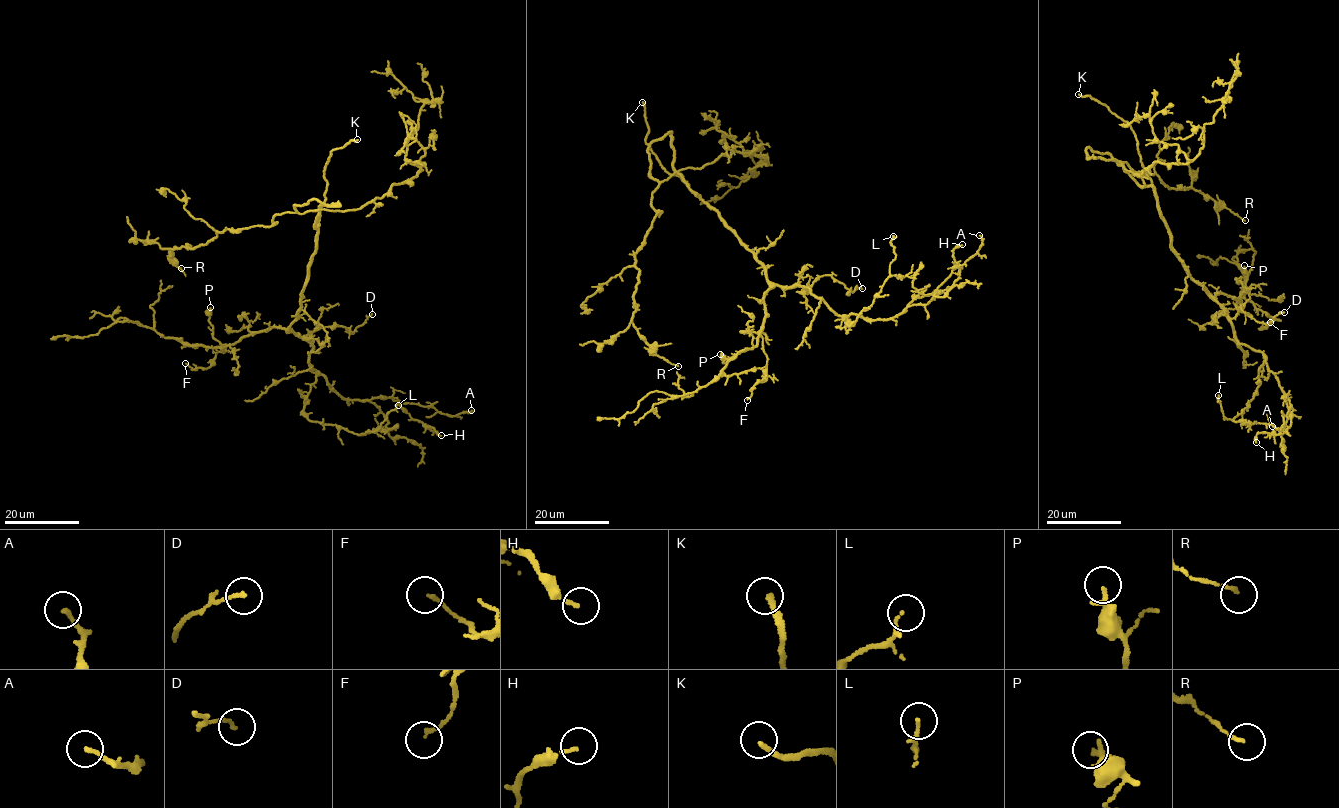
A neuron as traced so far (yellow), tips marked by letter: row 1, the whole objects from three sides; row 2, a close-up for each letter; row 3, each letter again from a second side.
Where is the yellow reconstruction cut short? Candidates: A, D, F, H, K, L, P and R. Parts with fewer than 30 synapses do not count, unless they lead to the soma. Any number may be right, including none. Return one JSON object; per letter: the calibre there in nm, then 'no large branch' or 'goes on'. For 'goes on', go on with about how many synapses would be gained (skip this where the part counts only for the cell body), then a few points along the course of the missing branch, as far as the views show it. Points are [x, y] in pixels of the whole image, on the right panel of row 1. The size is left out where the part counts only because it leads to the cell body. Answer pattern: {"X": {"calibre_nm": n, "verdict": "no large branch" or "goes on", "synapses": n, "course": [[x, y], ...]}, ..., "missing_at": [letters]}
{"A": {"calibre_nm": 170, "verdict": "no large branch"}, "D": {"calibre_nm": 130, "verdict": "no large branch"}, "F": {"calibre_nm": 130, "verdict": "no large branch"}, "H": {"calibre_nm": 120, "verdict": "no large branch"}, "K": {"calibre_nm": 200, "verdict": "goes on", "course": [[1078, 94], [1064, 94], [1057, 100], [1056, 93], [1060, 92], [1058, 98], [1050, 103]]}, "L": {"calibre_nm": 120, "verdict": "no large branch"}, "P": {"calibre_nm": 200, "verdict": "no large branch"}, "R": {"calibre_nm": 140, "verdict": "no large branch"}, "missing_at": ["K"]}

